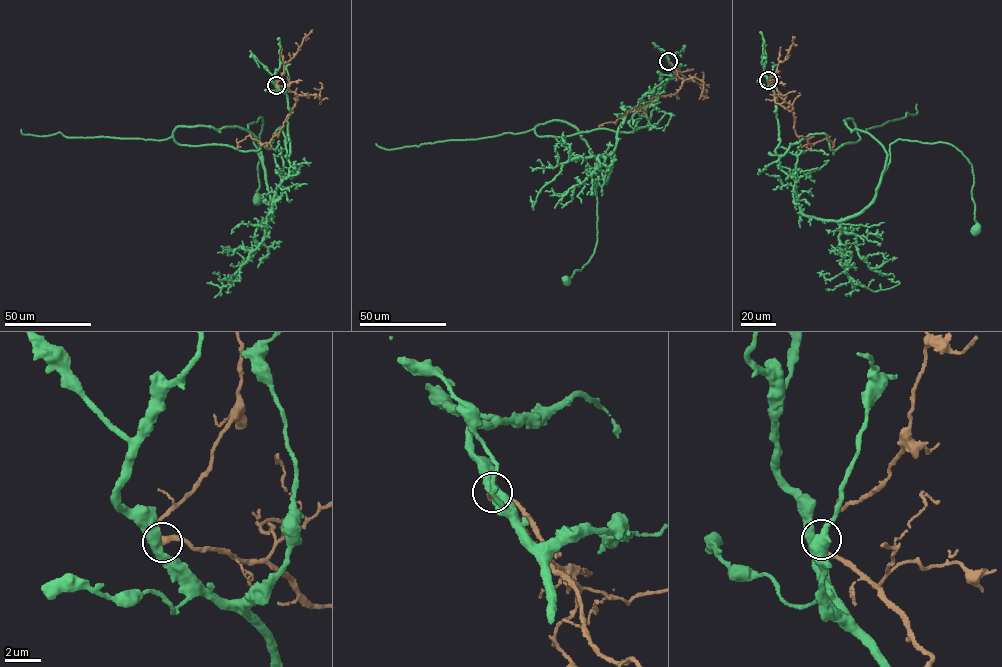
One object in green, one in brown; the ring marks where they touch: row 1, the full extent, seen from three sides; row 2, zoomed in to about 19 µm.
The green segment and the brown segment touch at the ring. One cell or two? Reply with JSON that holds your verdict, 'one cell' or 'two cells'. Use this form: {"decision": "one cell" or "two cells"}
{"decision": "two cells"}

